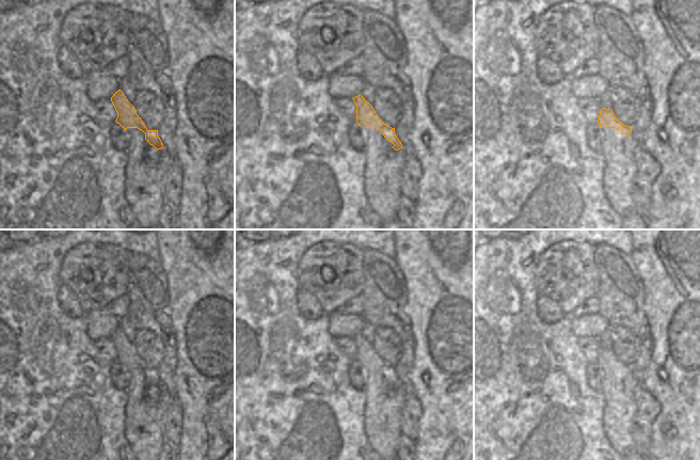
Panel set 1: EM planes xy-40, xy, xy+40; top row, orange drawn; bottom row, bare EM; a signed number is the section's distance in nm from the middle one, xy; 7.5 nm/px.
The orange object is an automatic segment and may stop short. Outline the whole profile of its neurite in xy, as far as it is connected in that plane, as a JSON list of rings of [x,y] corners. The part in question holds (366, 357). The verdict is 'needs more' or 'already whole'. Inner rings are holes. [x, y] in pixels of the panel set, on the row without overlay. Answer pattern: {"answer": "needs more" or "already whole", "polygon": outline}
{"answer": "needs more", "polygon": [[[360,333],[352,337],[356,345],[356,362],[365,370],[365,434],[371,448],[381,460],[397,459],[401,437],[401,411],[405,402],[405,387],[395,372],[376,352],[372,345]]]}

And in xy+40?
{"answer": "needs more", "polygon": [[[602,347],[598,364],[602,367],[602,394],[606,400],[602,417],[604,432],[612,448],[624,457],[634,451],[634,390],[638,381],[631,366],[622,363],[611,348]]]}

